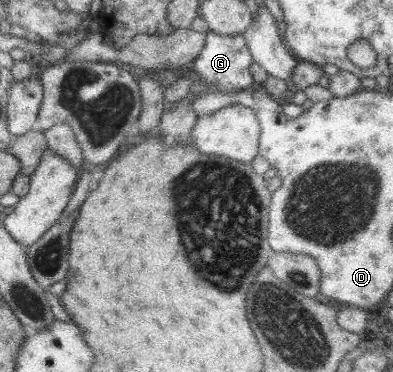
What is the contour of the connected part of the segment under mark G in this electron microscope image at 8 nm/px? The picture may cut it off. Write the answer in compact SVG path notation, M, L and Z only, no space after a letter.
M208 31L205 36L206 43L204 43L202 51L200 51L200 54L194 59L193 64L188 69L200 79L199 87L206 89L210 83L210 85L216 85L220 92L225 94L250 90L252 85L254 85L254 81L249 67L255 61L250 55L242 35L218 35Z

